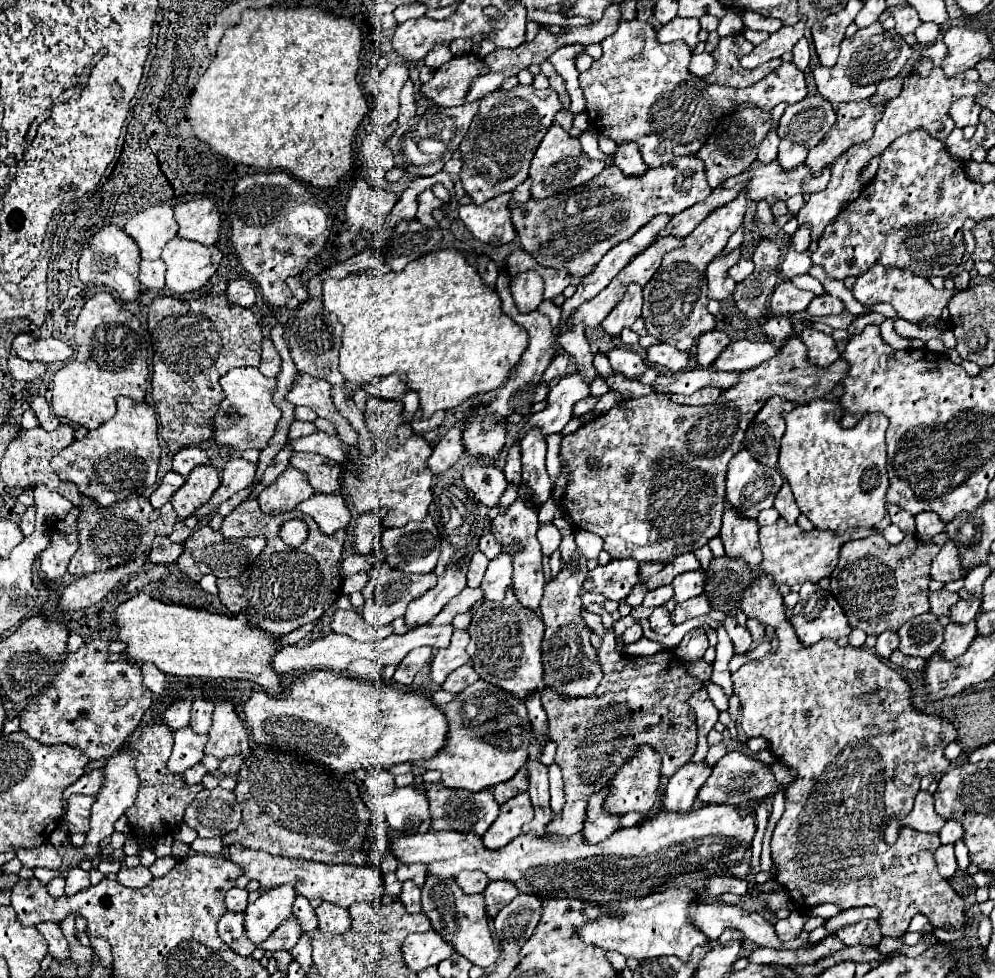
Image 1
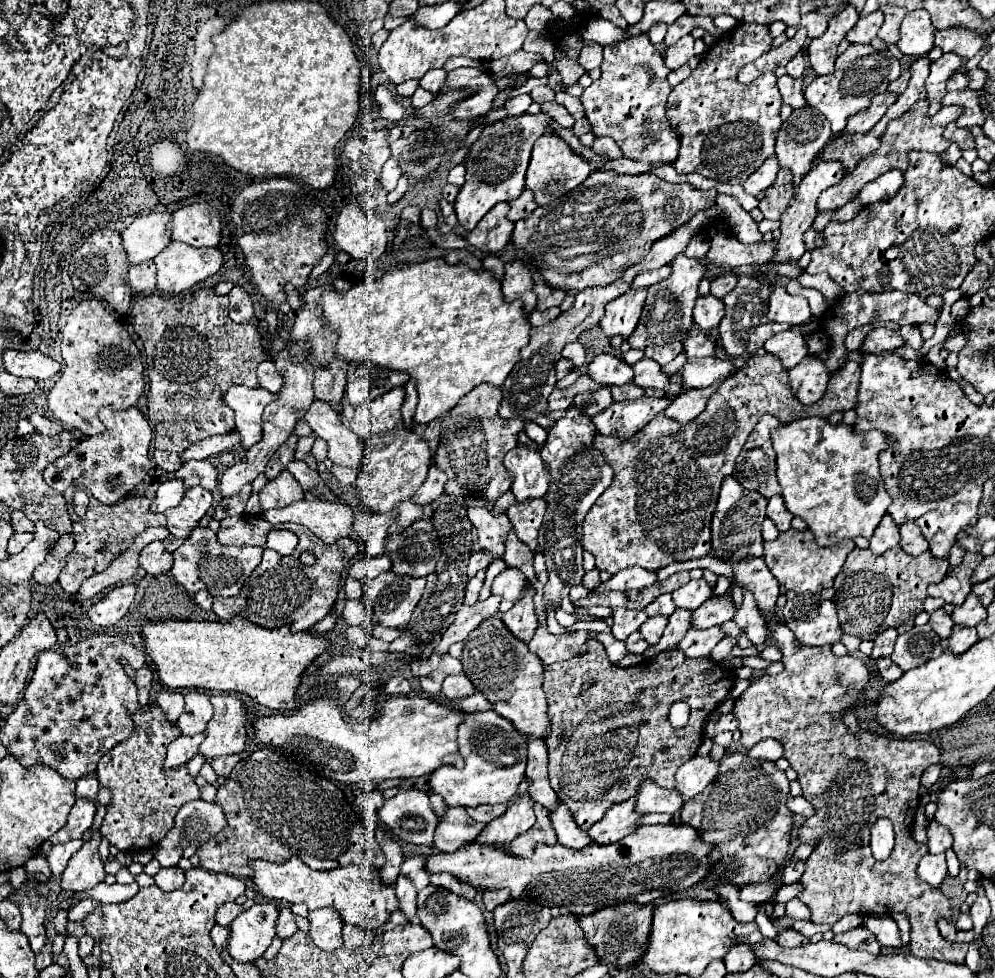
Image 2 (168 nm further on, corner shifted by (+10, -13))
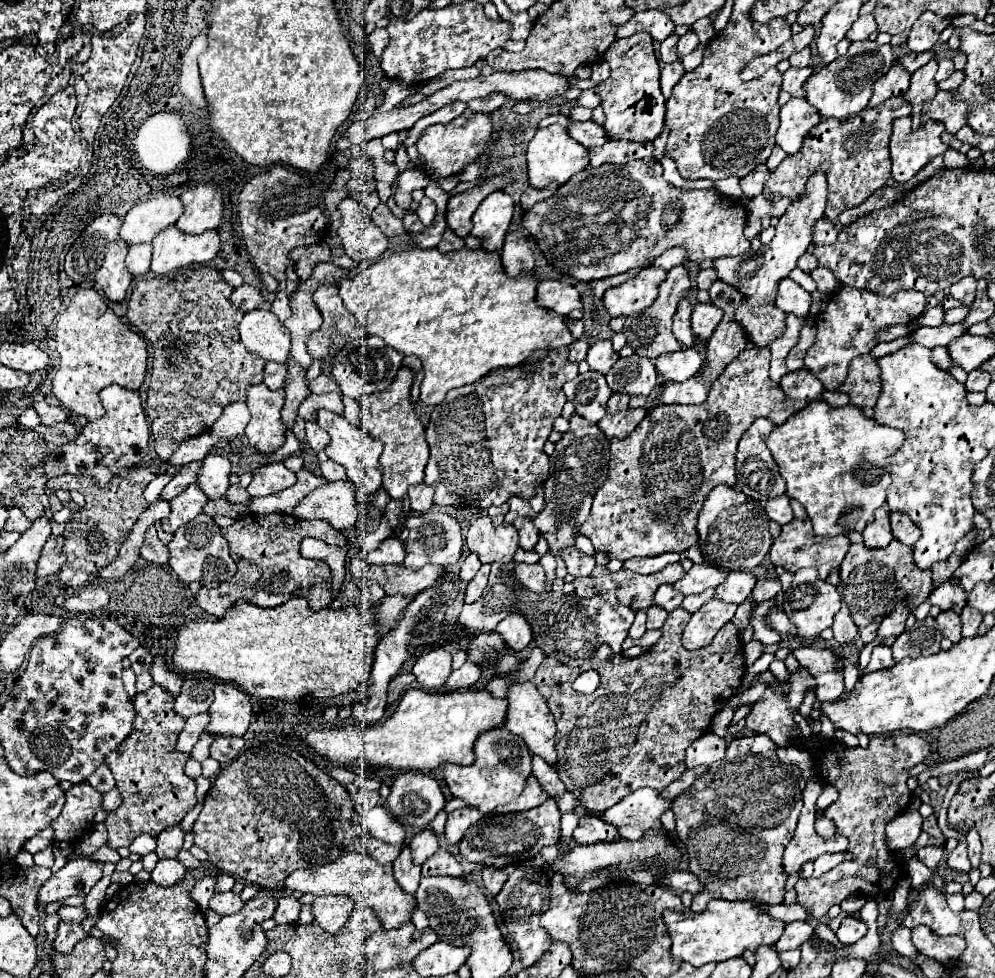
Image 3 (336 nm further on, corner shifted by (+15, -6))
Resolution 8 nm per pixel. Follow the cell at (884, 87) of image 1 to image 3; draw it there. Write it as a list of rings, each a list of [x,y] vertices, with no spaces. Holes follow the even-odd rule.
[[[926,51],[926,53],[920,53],[920,55],[916,55],[916,53],[908,53],[908,55],[900,57],[898,63],[900,63],[904,69],[908,69],[908,73],[914,73],[914,71],[920,69],[922,65],[926,65],[932,57],[936,57],[934,51]]]

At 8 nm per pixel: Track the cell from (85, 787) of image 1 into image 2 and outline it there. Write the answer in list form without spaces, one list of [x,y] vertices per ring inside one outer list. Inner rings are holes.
[[[155,704],[139,708],[133,714],[133,722],[133,736],[101,756],[97,766],[101,786],[109,788],[113,794],[111,804],[107,806],[101,834],[109,840],[111,846],[123,852],[153,848],[173,828],[177,810],[185,802],[199,798],[199,788],[195,784],[195,778],[189,776],[187,766],[175,770],[163,768],[167,746],[177,736],[181,736],[181,730],[175,724],[169,724],[169,720],[165,720],[165,712],[161,712],[161,708],[157,708]]]

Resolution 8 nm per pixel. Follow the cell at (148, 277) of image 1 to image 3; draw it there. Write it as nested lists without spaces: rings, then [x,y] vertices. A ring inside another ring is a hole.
[[[130,245],[128,249],[128,257],[126,257],[126,269],[134,275],[146,275],[150,271],[150,251],[152,247],[146,245]]]

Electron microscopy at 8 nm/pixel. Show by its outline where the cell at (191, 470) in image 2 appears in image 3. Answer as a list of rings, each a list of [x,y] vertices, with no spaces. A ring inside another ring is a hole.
[[[210,453],[204,457],[202,467],[198,471],[198,485],[210,499],[218,499],[224,497],[226,489],[230,487],[228,475],[230,475],[230,461],[222,455]]]

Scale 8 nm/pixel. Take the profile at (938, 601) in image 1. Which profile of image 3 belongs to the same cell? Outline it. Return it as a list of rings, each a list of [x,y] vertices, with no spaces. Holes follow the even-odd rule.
[[[940,611],[940,615],[936,617],[936,623],[938,623],[942,635],[948,637],[952,643],[962,639],[962,635],[960,635],[960,617],[954,611]]]

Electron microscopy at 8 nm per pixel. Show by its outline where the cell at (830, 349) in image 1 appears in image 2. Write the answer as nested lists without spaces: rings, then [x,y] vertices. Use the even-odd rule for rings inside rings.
[[[807,356],[789,372],[789,382],[791,392],[801,404],[815,404],[825,394],[829,374],[823,360]]]

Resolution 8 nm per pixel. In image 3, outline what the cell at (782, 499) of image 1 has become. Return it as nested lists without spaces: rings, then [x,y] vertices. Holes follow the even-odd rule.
[[[780,495],[780,497],[770,499],[764,509],[766,509],[766,515],[768,515],[772,521],[780,523],[780,525],[786,525],[788,521],[794,519],[792,509],[790,509],[790,499],[788,499],[786,495]]]

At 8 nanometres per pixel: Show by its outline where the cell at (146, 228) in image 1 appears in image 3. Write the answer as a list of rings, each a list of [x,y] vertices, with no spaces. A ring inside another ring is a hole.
[[[160,195],[134,205],[120,227],[120,237],[128,245],[152,243],[152,239],[166,227],[178,221],[182,215],[182,203],[178,197]]]

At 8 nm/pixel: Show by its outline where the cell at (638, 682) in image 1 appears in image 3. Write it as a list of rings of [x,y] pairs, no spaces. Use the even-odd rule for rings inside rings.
[[[682,607],[674,609],[662,627],[664,633],[658,639],[658,643],[634,659],[612,653],[612,649],[606,643],[600,645],[596,655],[582,663],[588,665],[588,669],[596,669],[602,677],[598,689],[592,695],[580,695],[572,691],[572,681],[580,675],[580,667],[568,667],[560,663],[556,657],[546,657],[540,663],[534,675],[534,685],[538,693],[546,699],[552,715],[556,717],[556,771],[566,789],[588,811],[602,813],[634,789],[652,787],[660,791],[672,781],[676,781],[686,771],[684,751],[688,749],[688,745],[710,729],[712,717],[720,709],[724,709],[728,699],[738,691],[746,663],[742,643],[734,625],[726,623],[710,645],[696,651],[688,651],[680,643],[688,619],[688,611],[684,611]]]

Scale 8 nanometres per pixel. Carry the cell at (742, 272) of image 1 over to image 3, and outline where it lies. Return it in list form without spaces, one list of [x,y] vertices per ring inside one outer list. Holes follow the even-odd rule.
[[[702,269],[698,273],[698,289],[710,289],[710,285],[718,279],[716,269]]]

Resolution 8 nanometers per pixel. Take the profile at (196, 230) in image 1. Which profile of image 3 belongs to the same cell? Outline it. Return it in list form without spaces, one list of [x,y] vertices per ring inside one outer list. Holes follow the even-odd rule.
[[[196,185],[180,195],[184,205],[182,217],[176,227],[188,235],[200,235],[218,229],[222,221],[222,193],[212,185]]]

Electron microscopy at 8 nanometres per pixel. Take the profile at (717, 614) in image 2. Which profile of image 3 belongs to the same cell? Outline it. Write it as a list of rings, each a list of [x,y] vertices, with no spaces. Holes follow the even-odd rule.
[[[730,571],[726,581],[722,585],[718,585],[716,599],[724,601],[724,603],[740,605],[750,595],[754,585],[756,585],[754,573],[750,573],[750,571]]]

